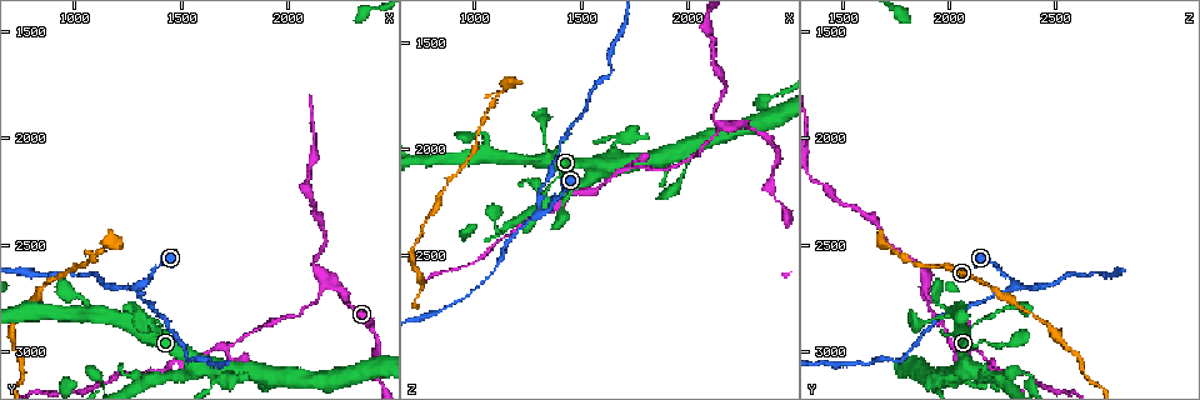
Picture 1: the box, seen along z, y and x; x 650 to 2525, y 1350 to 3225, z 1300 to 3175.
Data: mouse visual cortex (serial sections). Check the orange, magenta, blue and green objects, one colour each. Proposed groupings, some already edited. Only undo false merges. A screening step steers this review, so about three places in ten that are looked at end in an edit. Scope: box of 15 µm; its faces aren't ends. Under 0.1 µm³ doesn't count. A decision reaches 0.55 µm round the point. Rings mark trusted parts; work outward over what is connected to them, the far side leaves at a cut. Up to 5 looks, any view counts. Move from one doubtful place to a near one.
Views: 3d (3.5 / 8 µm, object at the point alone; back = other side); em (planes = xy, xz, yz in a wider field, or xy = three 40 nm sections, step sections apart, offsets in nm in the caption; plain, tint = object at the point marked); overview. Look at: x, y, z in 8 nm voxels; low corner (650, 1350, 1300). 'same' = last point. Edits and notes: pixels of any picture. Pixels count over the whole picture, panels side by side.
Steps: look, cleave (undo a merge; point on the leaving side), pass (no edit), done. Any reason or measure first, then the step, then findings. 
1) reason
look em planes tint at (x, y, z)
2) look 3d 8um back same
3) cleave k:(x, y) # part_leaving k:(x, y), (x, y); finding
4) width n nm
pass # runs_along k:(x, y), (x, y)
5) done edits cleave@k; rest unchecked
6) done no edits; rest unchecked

arms part here
look 3d 3.5um at (1300, 2670, 2300)

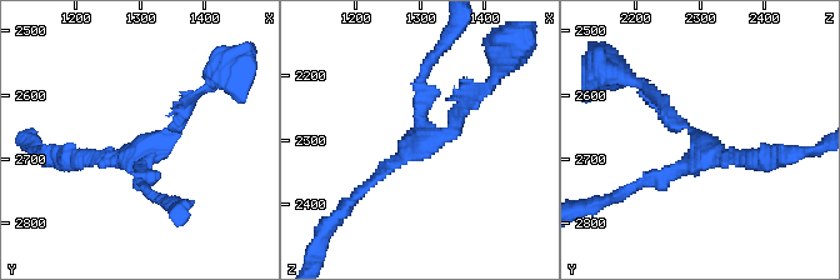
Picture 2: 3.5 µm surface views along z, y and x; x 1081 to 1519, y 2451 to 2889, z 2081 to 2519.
arms 3; arm_widths 100, 200, 200 nm; now the EM
look em xy step 3 tint at (1315, 2685, 2305)

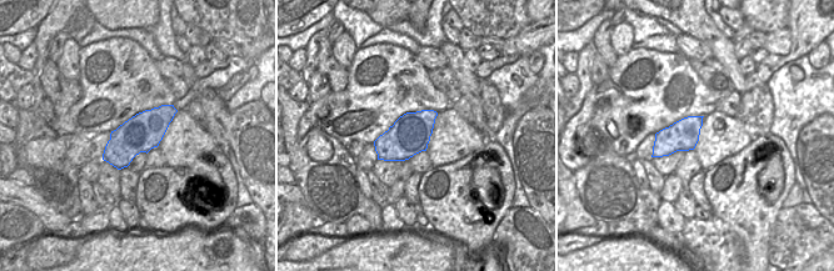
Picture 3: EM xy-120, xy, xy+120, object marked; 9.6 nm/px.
look em xy step 2 tint same

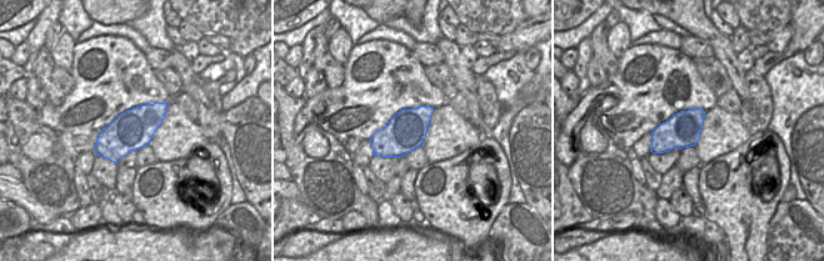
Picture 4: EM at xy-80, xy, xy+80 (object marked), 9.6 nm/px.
pass # runs_along 2:(194, 99), (148, 149), (144, 188); continuous, no second cell

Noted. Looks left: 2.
thin neck
look 3d 8um at (1140, 3140, 2390)

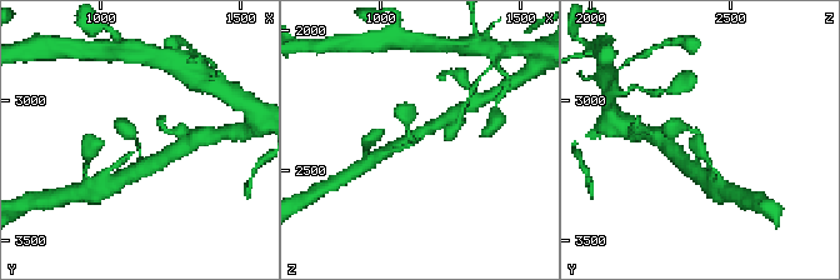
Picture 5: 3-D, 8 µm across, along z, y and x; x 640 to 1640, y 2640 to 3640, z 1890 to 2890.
look em xy step 1 tint at (1140, 3150, 2390)

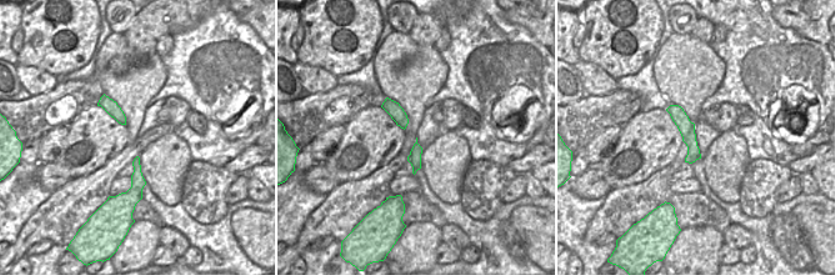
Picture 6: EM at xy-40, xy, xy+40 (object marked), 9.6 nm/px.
pass # runs_along 5:(153, 161), (139, 160), (139, 143), (126, 128); all the same cell

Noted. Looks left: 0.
done no edits; rest unchecked

